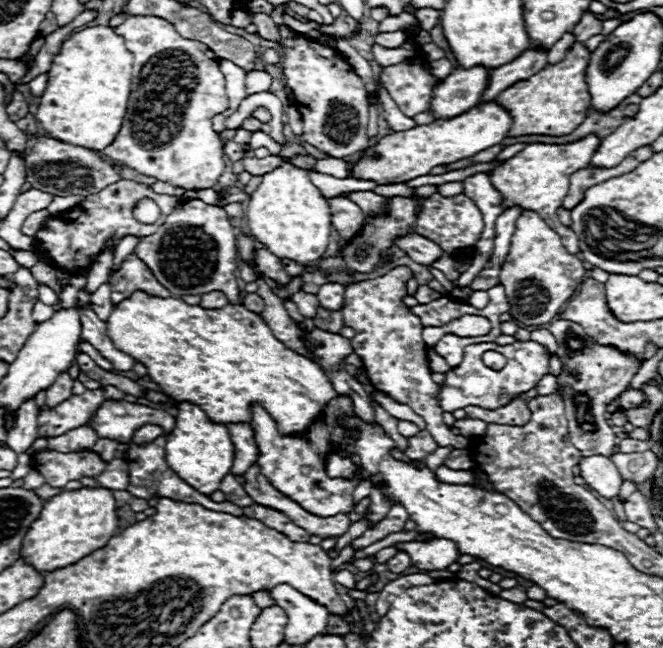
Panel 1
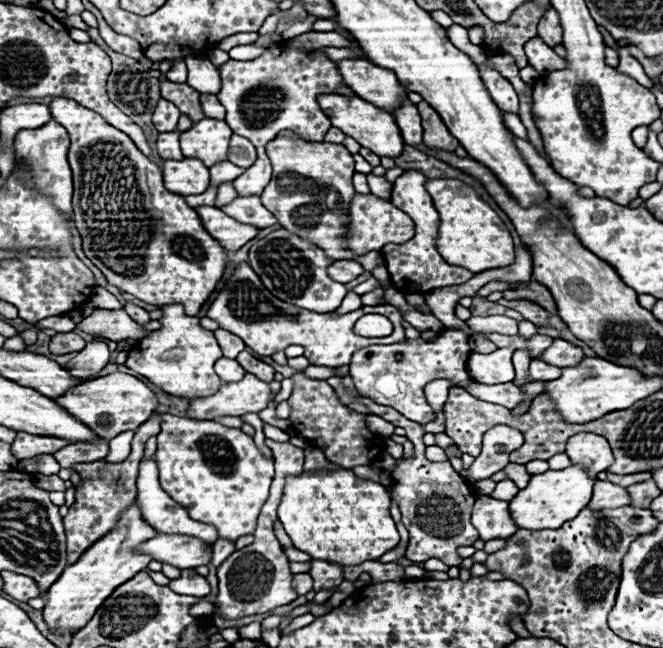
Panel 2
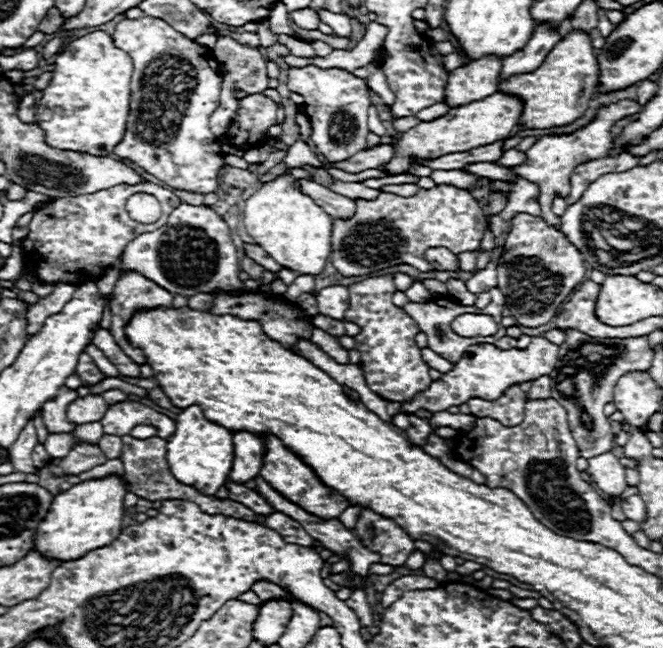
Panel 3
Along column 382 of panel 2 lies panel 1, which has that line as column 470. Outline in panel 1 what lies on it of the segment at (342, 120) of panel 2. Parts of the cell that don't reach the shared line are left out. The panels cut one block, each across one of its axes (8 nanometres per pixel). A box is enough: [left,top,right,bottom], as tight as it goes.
[352,102,510,184]

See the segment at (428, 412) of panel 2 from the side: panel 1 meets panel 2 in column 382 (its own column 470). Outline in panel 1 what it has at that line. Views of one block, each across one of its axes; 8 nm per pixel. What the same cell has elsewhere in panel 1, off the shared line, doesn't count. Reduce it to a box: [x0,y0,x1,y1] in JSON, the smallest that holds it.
[440,340,550,412]

